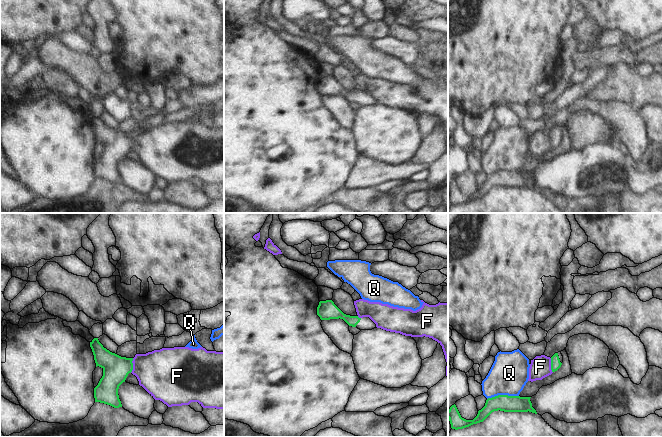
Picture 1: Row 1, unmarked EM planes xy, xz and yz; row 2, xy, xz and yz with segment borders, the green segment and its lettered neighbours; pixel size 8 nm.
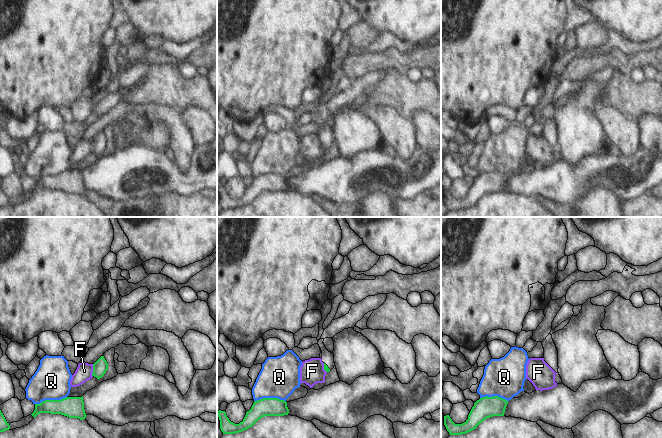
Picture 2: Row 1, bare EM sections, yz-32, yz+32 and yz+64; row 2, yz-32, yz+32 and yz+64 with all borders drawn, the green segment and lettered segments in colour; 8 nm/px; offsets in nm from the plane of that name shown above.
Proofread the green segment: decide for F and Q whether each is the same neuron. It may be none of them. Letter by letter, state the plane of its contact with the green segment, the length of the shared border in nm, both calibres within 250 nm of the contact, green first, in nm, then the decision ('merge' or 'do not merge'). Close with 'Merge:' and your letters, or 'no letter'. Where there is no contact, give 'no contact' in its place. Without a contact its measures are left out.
F: contact in xy; length 120 nm; calibres 200 and 380 nm; do not merge
Q: contact in yz; length 260 nm; calibres 130 and 300 nm; do not merge
Merge: no letter

